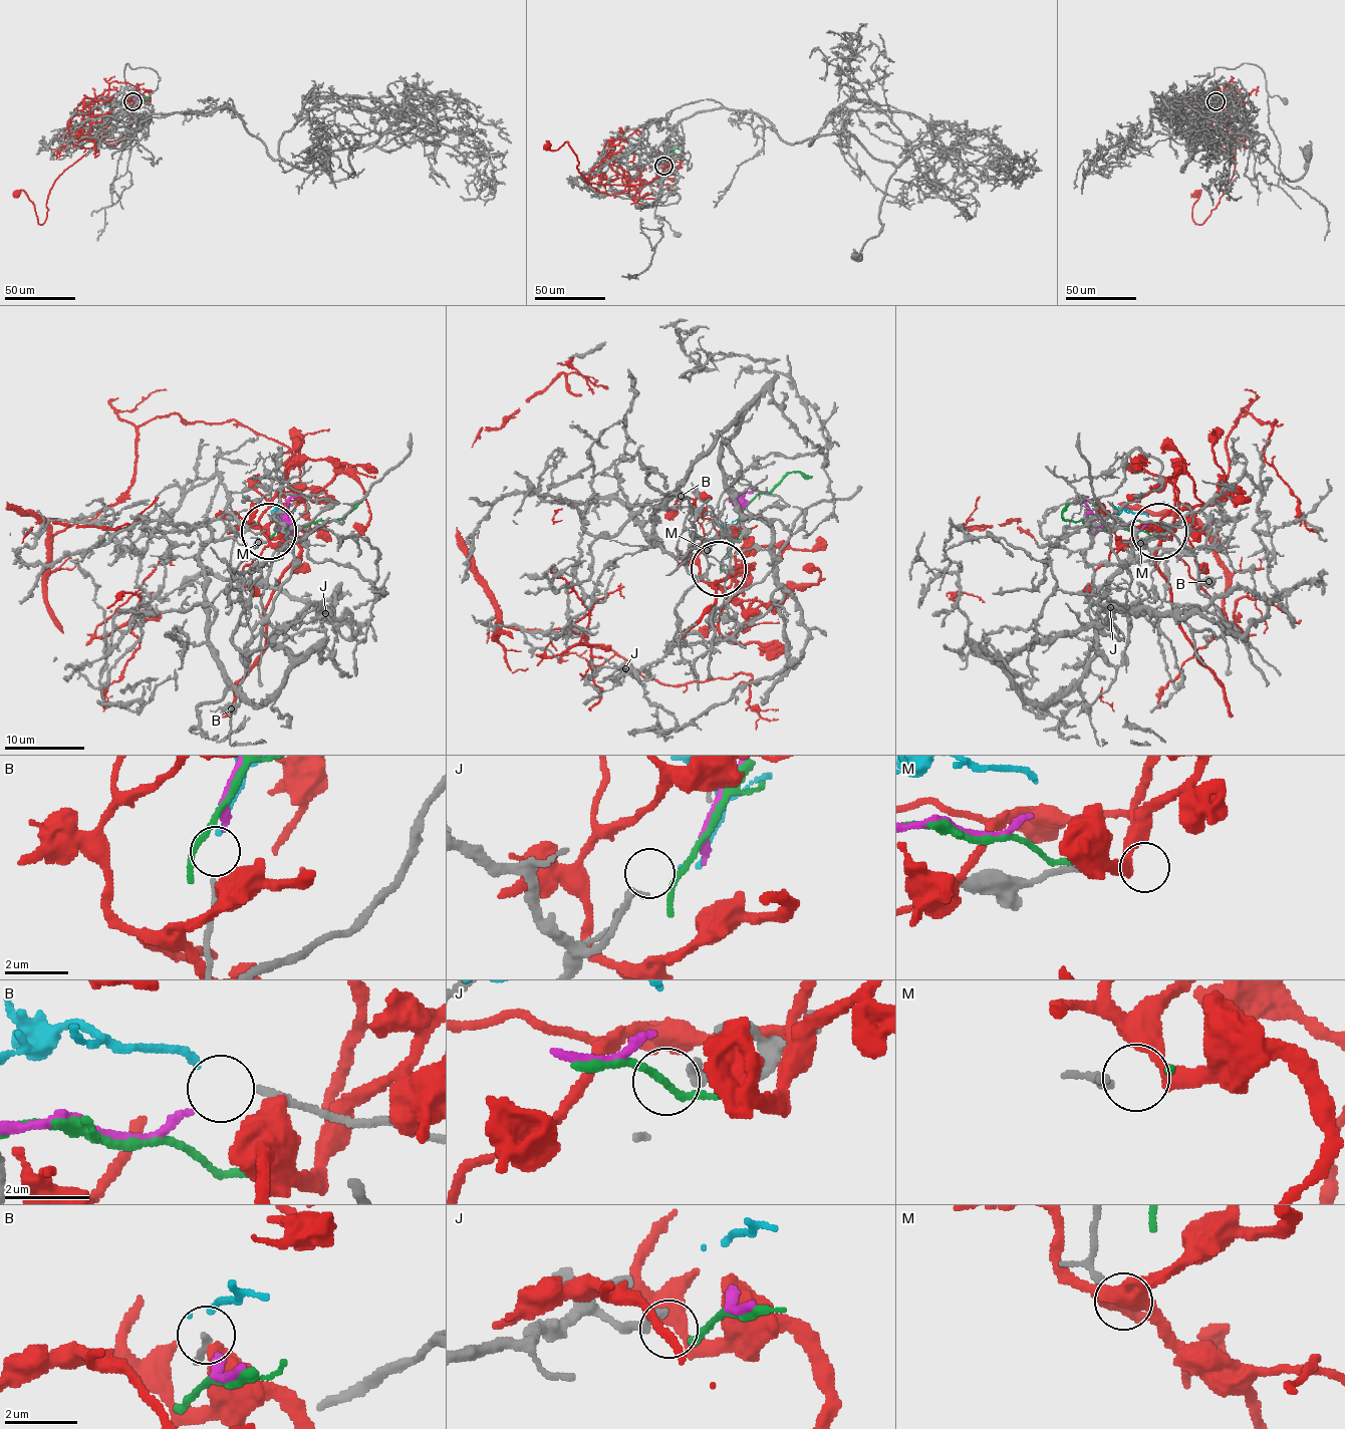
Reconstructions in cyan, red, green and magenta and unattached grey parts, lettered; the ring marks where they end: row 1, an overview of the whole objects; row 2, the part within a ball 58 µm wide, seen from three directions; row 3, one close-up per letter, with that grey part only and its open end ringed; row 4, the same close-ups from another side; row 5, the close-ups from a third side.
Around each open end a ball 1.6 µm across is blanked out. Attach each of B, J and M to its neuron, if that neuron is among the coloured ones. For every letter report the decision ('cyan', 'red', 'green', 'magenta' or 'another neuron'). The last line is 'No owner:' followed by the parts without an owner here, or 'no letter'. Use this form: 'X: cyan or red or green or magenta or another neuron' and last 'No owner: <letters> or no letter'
B: cyan
J: another neuron
M: another neuron
No owner: J, M

